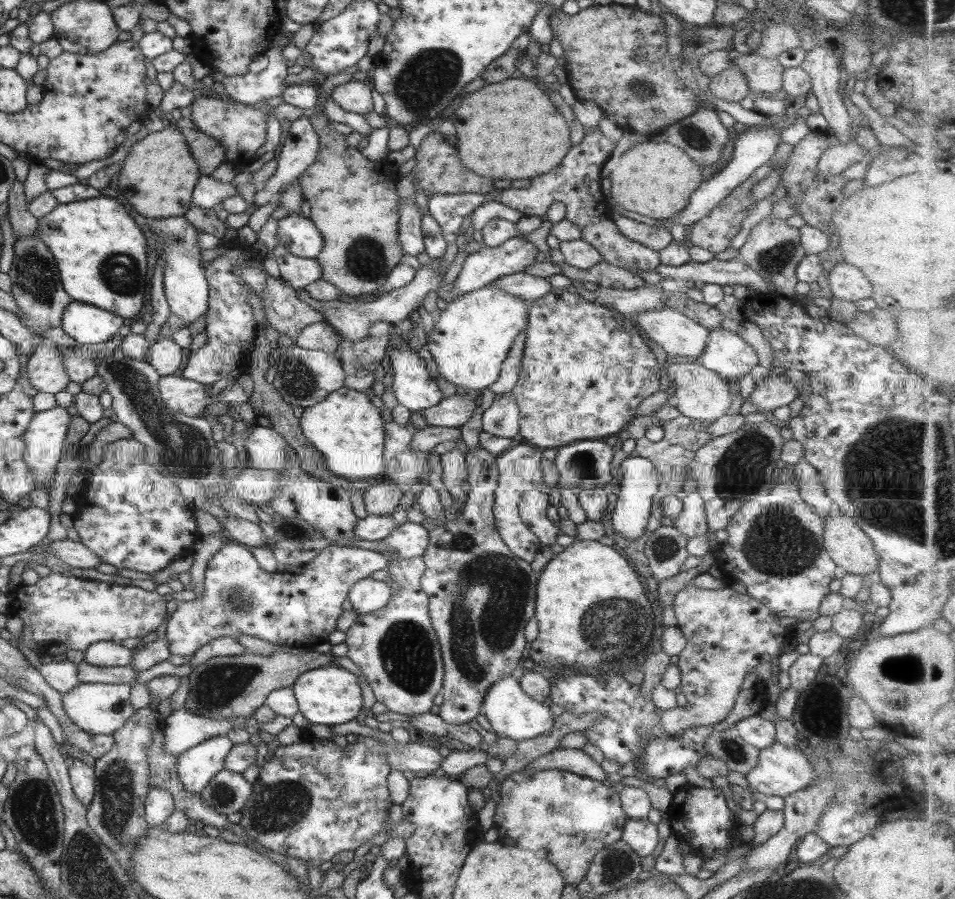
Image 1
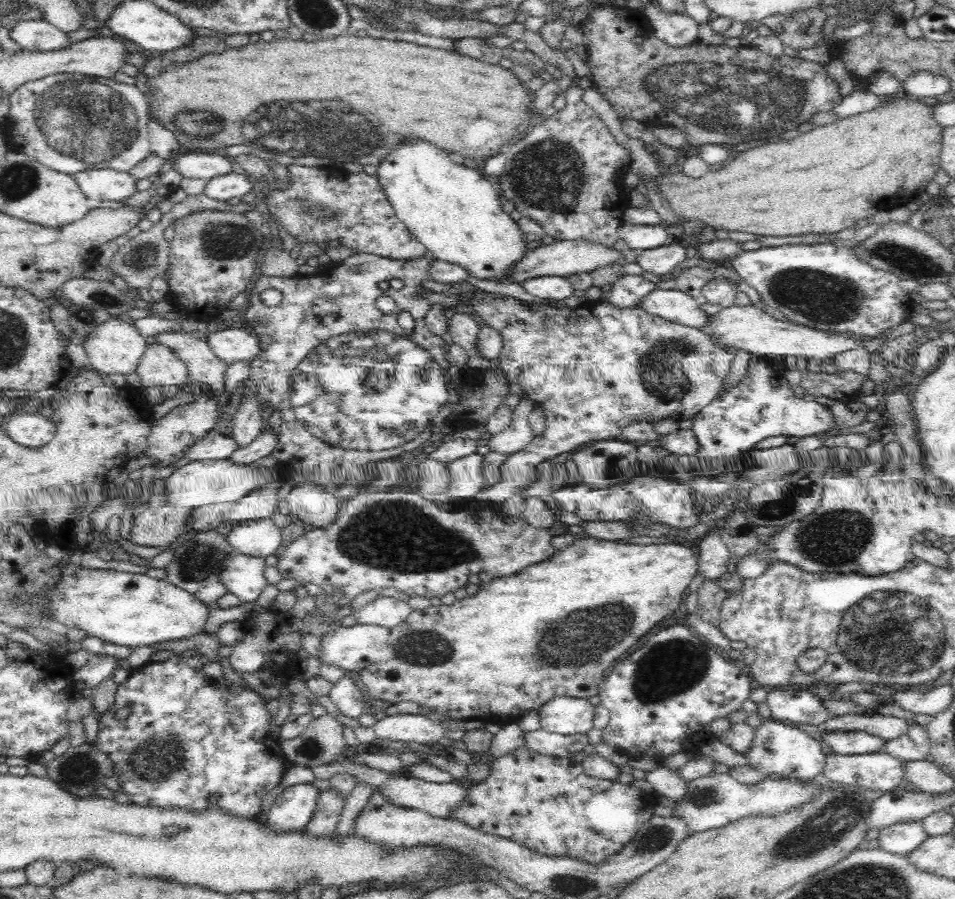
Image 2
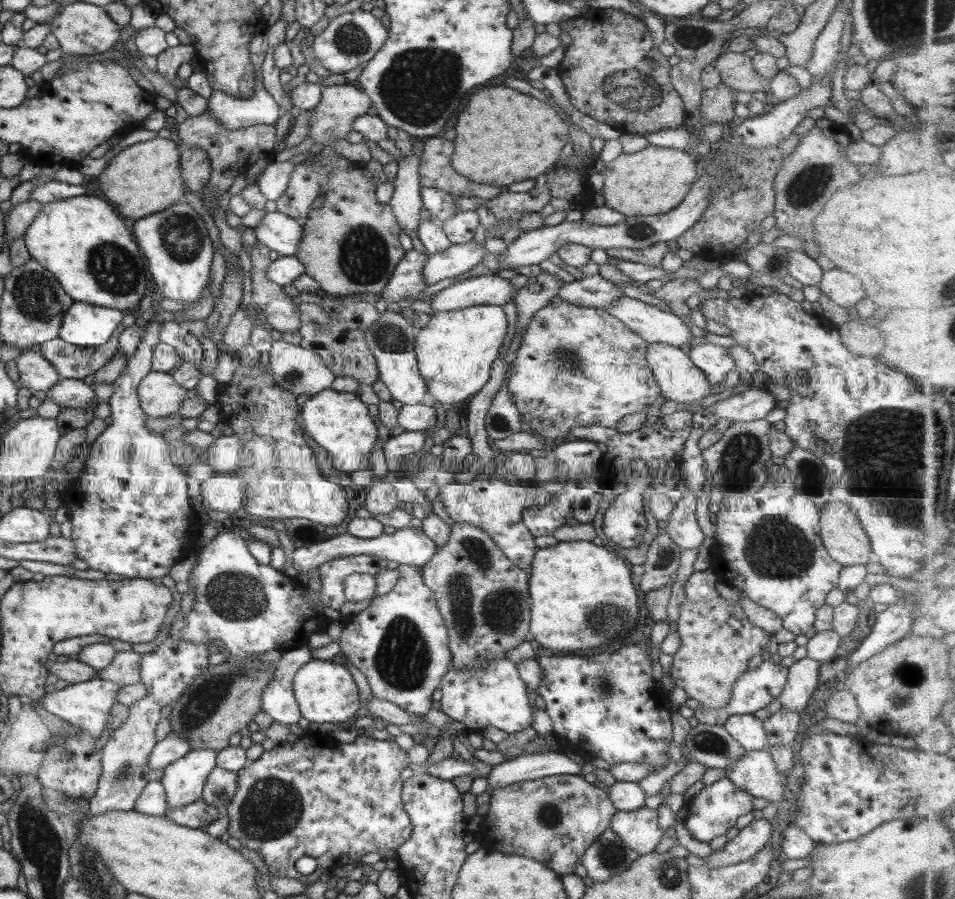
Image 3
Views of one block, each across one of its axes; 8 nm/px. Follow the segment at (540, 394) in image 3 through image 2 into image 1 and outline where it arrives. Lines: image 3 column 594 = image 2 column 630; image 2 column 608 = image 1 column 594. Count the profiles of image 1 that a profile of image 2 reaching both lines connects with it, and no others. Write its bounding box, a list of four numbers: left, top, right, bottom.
[511,287,660,449]

